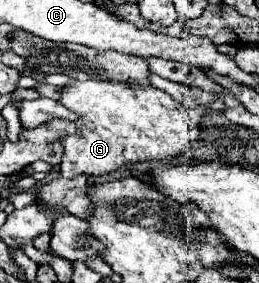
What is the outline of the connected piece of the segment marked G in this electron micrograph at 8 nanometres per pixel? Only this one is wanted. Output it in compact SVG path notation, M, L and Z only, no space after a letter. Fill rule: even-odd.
M72 81L70 85L60 89L60 103L78 115L78 119L74 121L78 133L60 137L60 143L64 147L60 161L62 177L74 177L80 173L104 175L128 161L156 161L176 157L196 145L200 135L200 119L206 115L206 107L188 109L180 101L172 99L168 93L152 85L142 87L138 83L122 81Z

